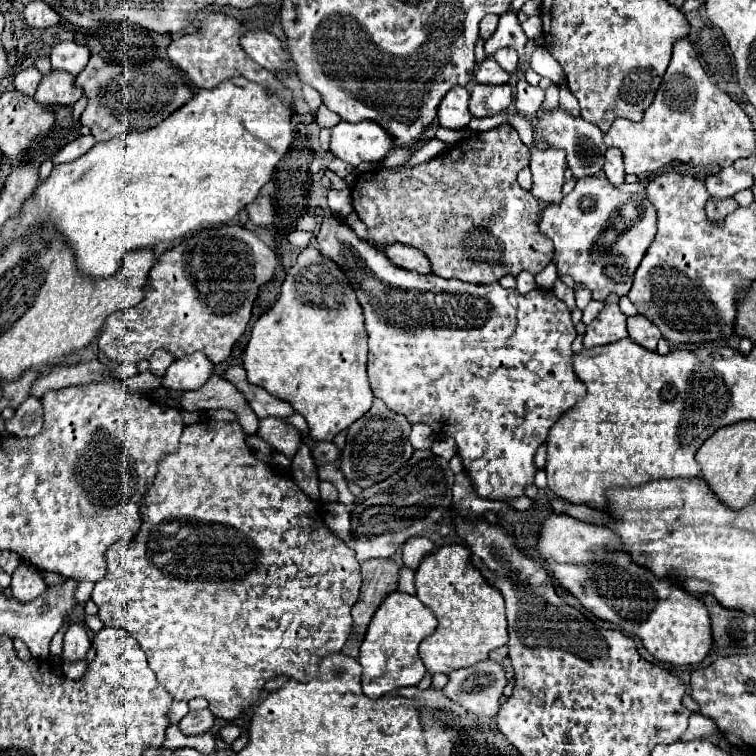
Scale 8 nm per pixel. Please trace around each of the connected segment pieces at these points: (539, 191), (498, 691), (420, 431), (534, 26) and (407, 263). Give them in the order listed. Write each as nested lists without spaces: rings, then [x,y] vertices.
[[[535,149],[531,153],[529,169],[533,173],[531,193],[545,203],[561,201],[561,187],[563,187],[563,173],[565,173],[565,151]]]
[[[487,659],[467,669],[457,669],[449,673],[449,683],[443,691],[445,695],[449,695],[449,699],[461,703],[477,717],[493,717],[501,707],[505,685],[507,675],[503,665]]]
[[[413,425],[411,431],[411,445],[415,449],[429,449],[433,443],[433,431],[425,425]]]
[[[535,15],[535,17],[529,17],[525,23],[523,23],[523,31],[529,39],[535,39],[537,35],[541,35],[541,17]]]
[[[393,243],[393,245],[387,245],[383,251],[389,257],[389,261],[401,269],[413,269],[417,273],[431,273],[429,259],[419,249],[413,249],[411,245]]]

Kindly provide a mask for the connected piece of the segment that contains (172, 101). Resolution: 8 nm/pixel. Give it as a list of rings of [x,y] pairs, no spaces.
[[[93,55],[89,59],[89,65],[77,75],[77,85],[83,87],[85,95],[89,97],[89,103],[87,103],[85,111],[81,113],[81,123],[91,129],[91,135],[95,135],[97,141],[113,139],[119,133],[129,131],[129,129],[149,129],[149,127],[155,127],[163,119],[167,119],[173,111],[177,111],[177,107],[185,105],[193,97],[191,89],[187,85],[183,85],[181,71],[177,71],[177,67],[173,67],[169,61],[161,61],[161,59],[151,61],[149,67],[145,65],[145,71],[143,71],[143,69],[135,69],[135,67],[125,69],[125,67],[119,67],[119,65],[111,65],[105,59],[101,59],[99,55]]]

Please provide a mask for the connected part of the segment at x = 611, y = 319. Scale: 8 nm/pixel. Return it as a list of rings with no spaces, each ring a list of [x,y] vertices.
[[[605,305],[603,311],[595,317],[595,321],[587,327],[583,345],[591,349],[597,345],[609,345],[613,341],[625,339],[627,337],[625,321],[627,315],[619,309],[619,305]]]

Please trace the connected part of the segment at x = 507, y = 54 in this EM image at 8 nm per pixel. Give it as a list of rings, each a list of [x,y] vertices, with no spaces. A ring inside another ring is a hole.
[[[501,49],[497,51],[497,55],[493,55],[493,59],[507,71],[507,73],[513,73],[517,69],[517,51],[513,49]]]

